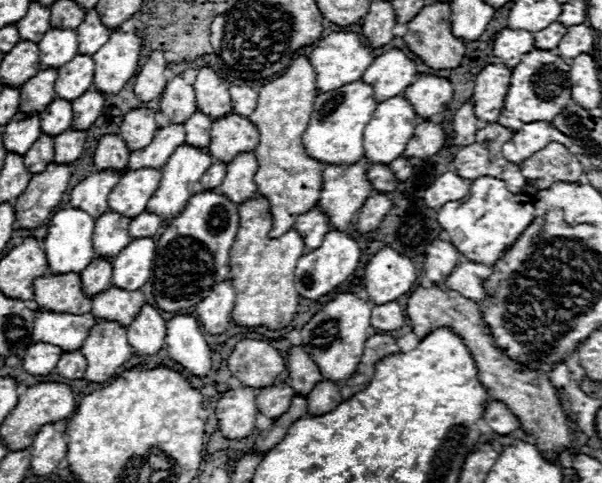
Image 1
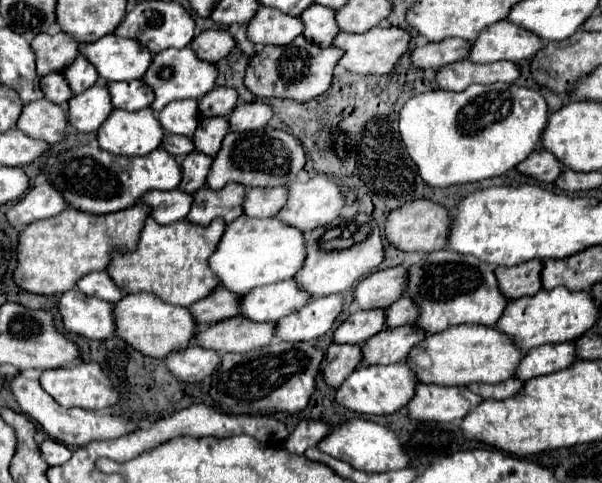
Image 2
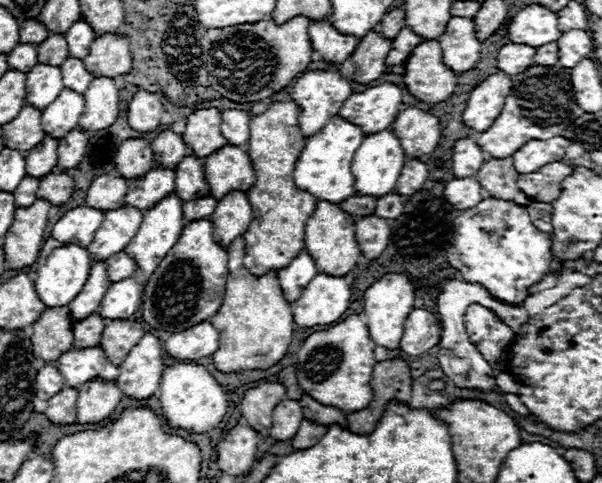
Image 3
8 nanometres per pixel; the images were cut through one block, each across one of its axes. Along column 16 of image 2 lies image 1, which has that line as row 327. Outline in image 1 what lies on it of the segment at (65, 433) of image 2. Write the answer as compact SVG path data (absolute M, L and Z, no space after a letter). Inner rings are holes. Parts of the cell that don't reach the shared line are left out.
M398 302L372 308L372 326L378 330L400 330L406 324L406 312Z

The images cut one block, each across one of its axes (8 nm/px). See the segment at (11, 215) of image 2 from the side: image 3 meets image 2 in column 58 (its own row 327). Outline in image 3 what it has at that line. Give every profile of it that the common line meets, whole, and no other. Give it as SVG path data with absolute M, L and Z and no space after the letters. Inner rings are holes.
M206 320L204 324L196 324L184 332L172 334L164 342L164 350L176 360L200 360L204 356L214 354L218 348L218 332Z

